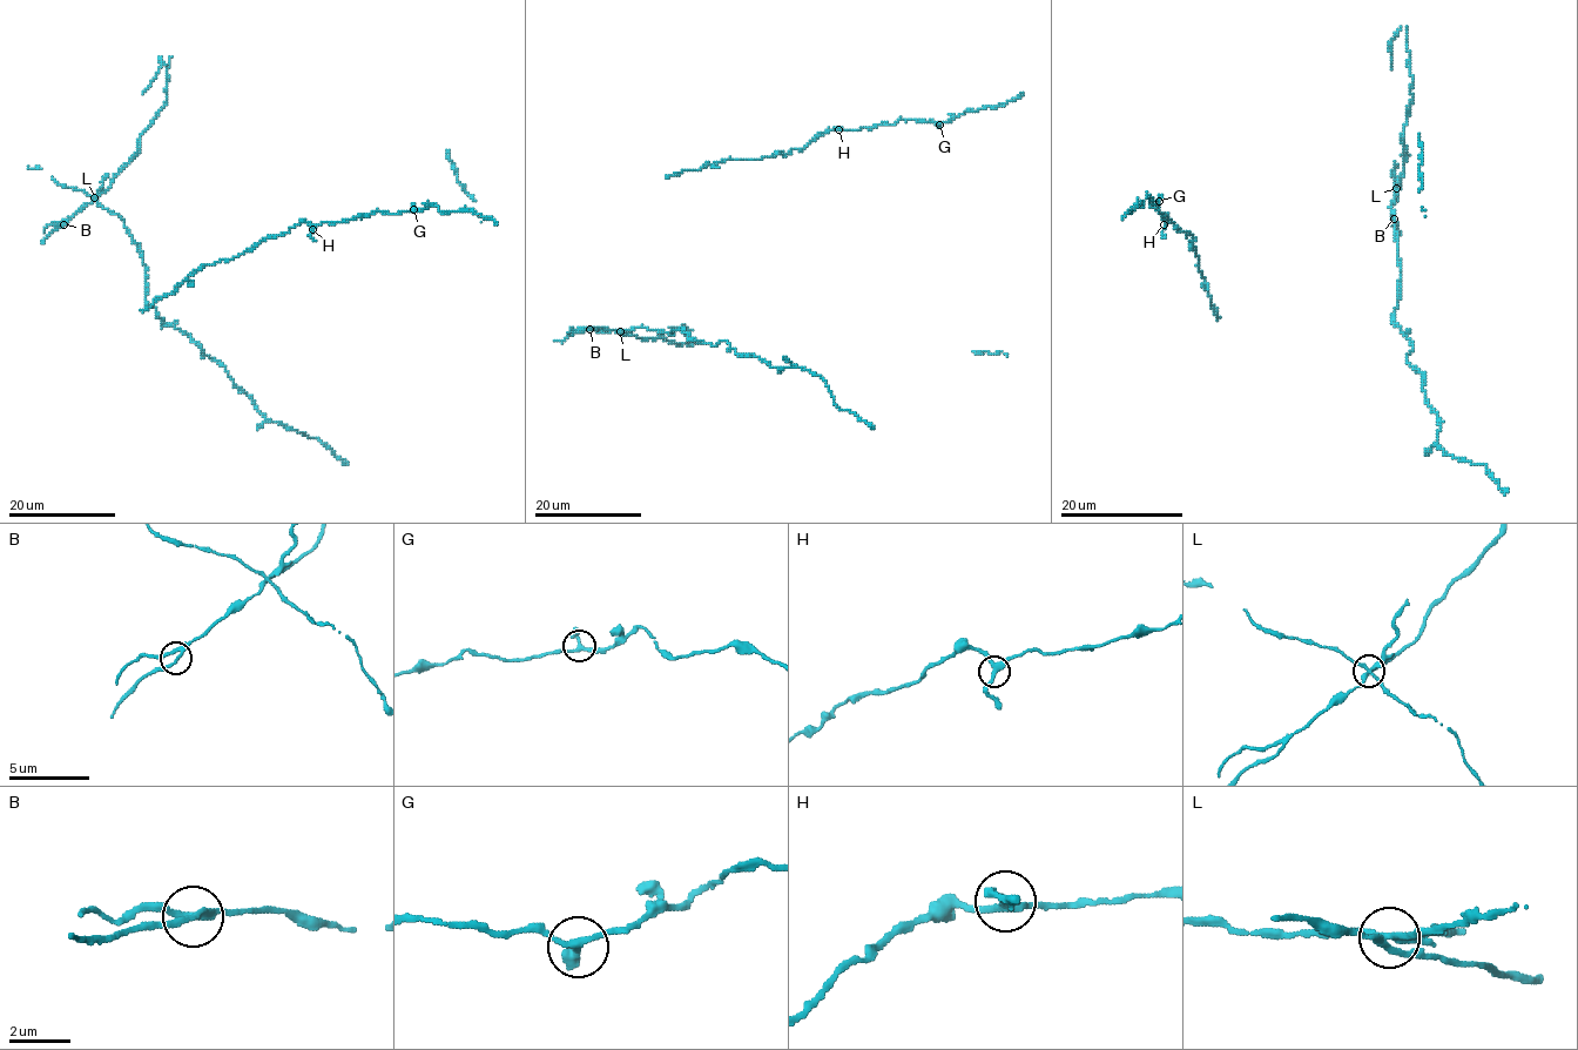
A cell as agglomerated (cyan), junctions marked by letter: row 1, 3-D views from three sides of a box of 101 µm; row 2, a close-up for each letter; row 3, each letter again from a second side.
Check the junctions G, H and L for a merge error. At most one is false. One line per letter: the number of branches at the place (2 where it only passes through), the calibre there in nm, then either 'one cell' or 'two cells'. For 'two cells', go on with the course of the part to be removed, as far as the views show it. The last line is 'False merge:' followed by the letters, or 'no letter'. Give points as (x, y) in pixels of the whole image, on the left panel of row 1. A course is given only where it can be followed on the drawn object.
G: 3 | 240 nm | one cell
H: 3 | 240 nm | one cell
L: 5 | 240 nm | two cells | (94, 197), (105, 190), (136, 152), (142, 132), (164, 106), (169, 60), (161, 58), (157, 72), (142, 93)
False merge: L

